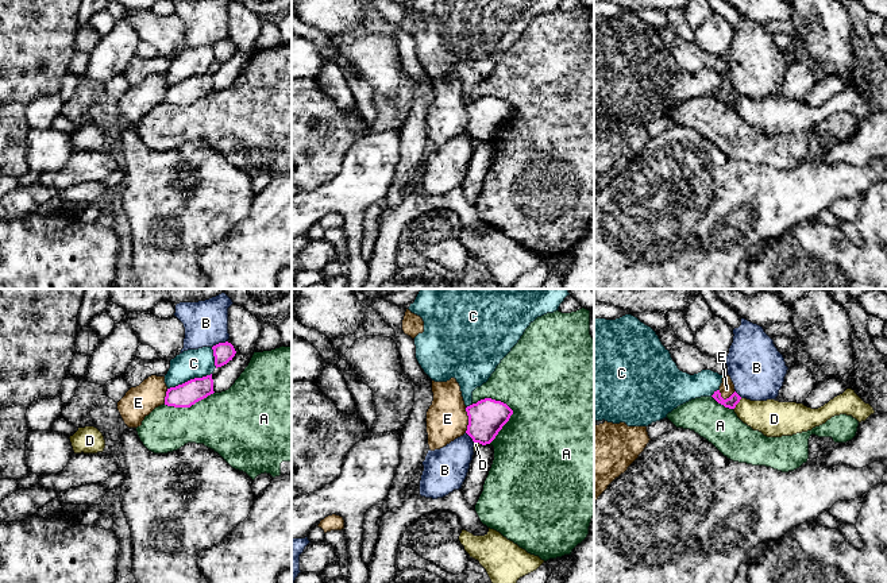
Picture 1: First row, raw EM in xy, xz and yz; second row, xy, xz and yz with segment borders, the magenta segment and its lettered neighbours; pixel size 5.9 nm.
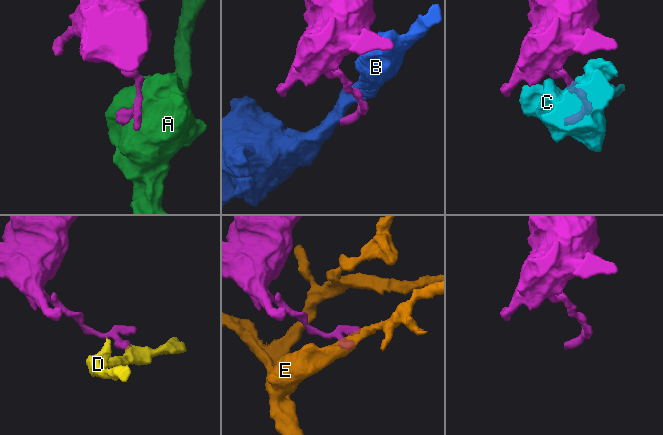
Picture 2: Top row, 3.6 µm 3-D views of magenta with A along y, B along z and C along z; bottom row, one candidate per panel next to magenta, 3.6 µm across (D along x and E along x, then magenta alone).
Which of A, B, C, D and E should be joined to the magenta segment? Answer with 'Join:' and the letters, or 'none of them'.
Join: none of them

